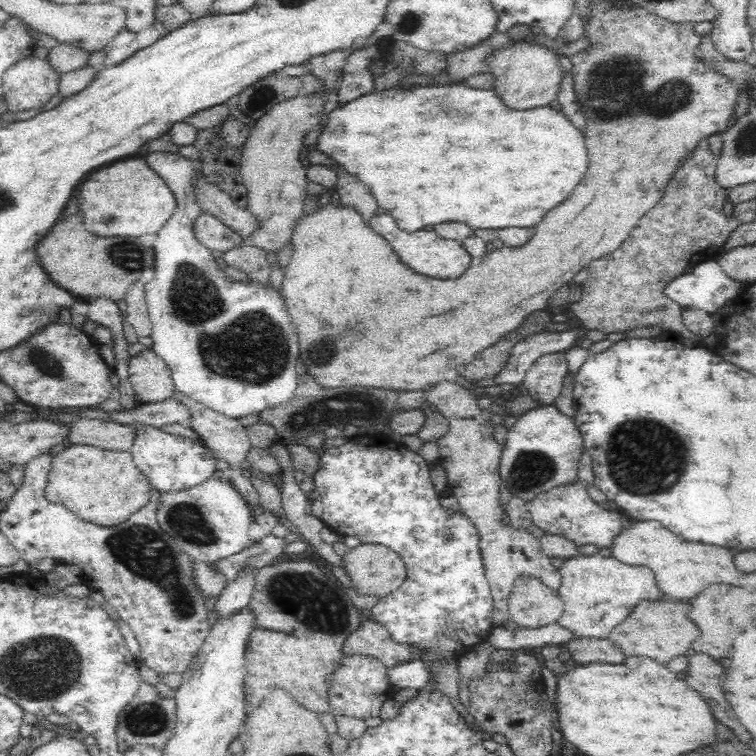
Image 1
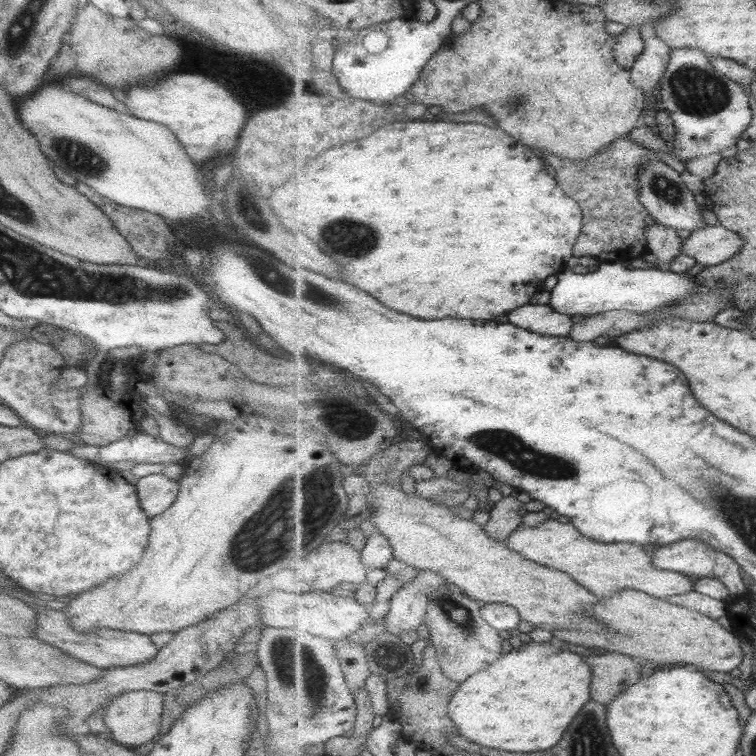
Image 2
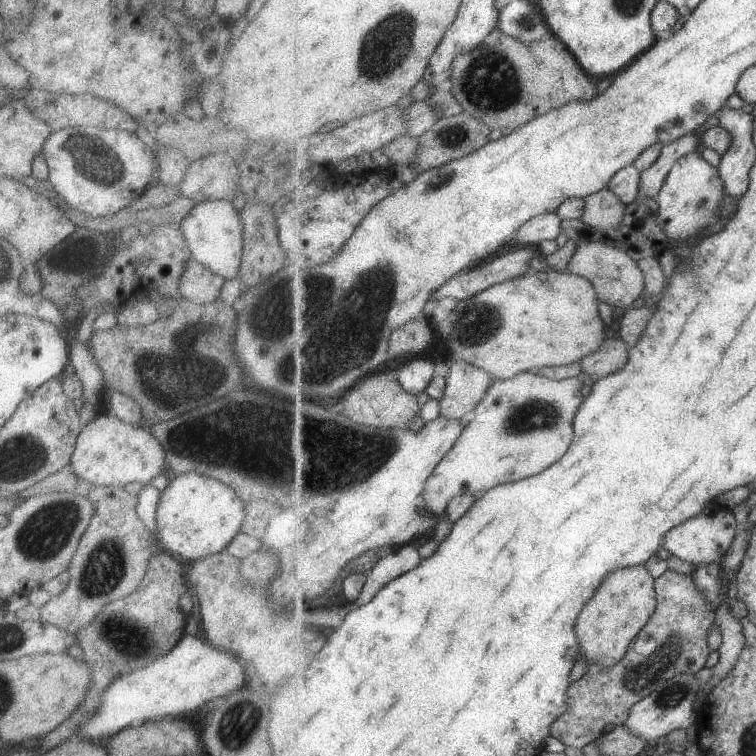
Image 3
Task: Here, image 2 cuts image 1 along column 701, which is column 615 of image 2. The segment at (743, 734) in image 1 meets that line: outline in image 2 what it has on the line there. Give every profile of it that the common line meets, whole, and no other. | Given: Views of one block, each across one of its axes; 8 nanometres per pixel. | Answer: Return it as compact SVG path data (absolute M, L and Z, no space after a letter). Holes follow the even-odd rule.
M607 654L607 656L587 656L585 662L593 670L593 683L591 692L593 700L601 704L609 704L617 698L617 692L627 690L629 686L637 684L641 680L641 664L637 664L629 656L621 654ZM623 680L623 682L621 682Z

